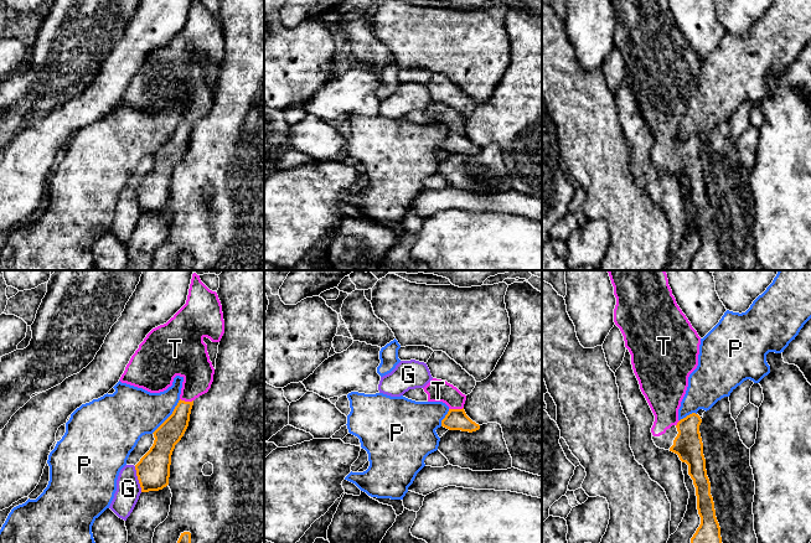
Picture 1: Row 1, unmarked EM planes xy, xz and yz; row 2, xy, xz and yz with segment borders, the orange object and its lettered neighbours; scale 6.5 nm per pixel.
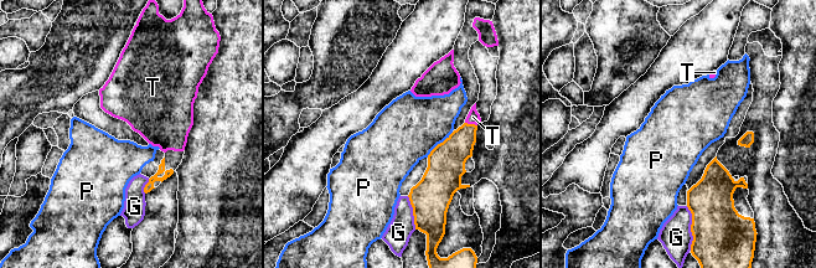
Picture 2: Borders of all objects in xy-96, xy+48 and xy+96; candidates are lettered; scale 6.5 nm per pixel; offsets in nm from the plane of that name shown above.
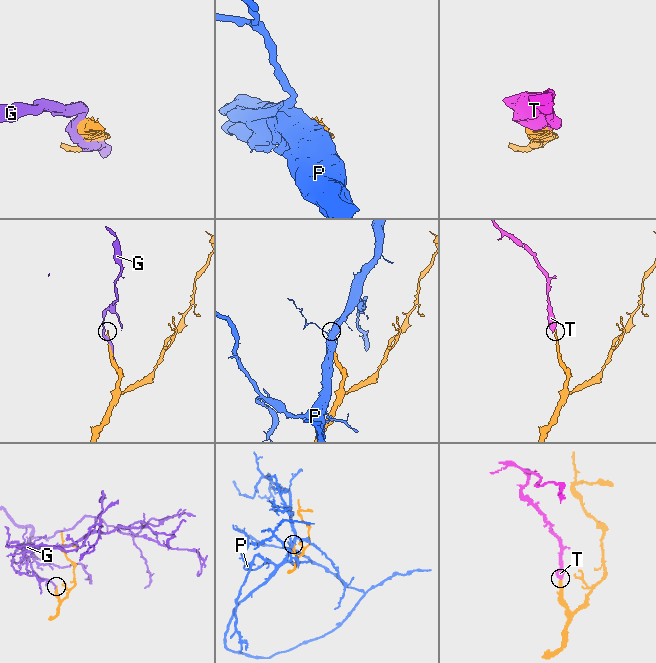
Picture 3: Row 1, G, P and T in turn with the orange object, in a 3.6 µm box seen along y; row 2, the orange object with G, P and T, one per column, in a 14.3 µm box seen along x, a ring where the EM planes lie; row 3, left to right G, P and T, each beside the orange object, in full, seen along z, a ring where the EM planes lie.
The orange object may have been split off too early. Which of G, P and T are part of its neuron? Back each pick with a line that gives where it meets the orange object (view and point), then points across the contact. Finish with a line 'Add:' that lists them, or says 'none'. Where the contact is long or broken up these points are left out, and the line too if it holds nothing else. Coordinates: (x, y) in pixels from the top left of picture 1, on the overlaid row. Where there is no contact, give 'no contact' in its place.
T: meets orange in xz at (455, 409); runs through xz (456, 419), (455, 409), (438, 391)
Add: T

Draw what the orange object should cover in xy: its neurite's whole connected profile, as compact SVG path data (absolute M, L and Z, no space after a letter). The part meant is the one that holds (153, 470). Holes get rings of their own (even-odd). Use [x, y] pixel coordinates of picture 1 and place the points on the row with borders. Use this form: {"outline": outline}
{"outline": "M196 273L192 274L186 304L164 325L153 329L131 356L120 377L122 383L160 393L172 386L174 378L184 378L180 400L172 414L153 433L154 444L135 465L141 492L159 491L169 485L171 455L184 436L193 400L208 392L215 368L203 338L219 342L224 333L222 305L216 291L210 290Z"}

